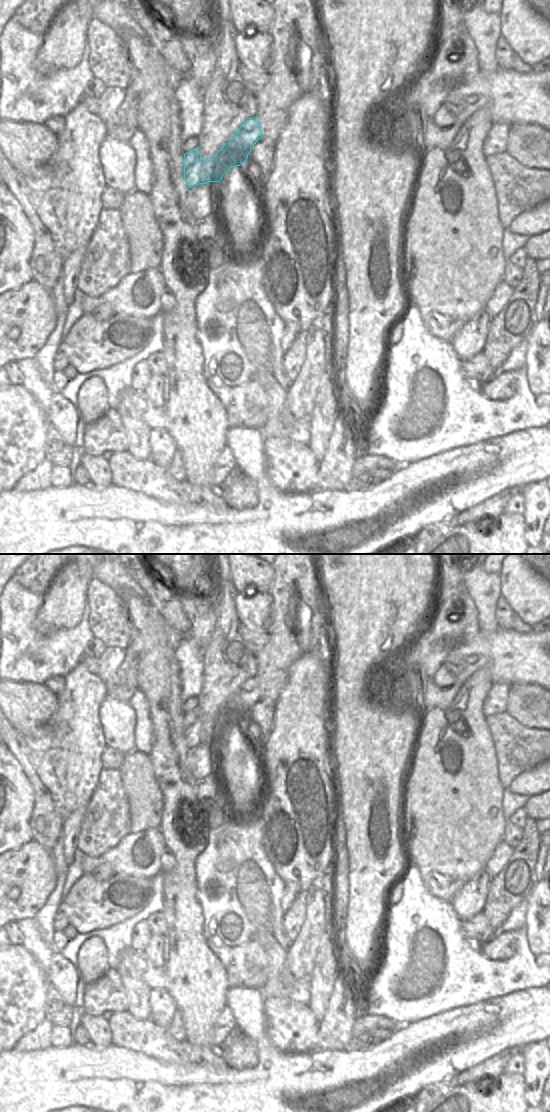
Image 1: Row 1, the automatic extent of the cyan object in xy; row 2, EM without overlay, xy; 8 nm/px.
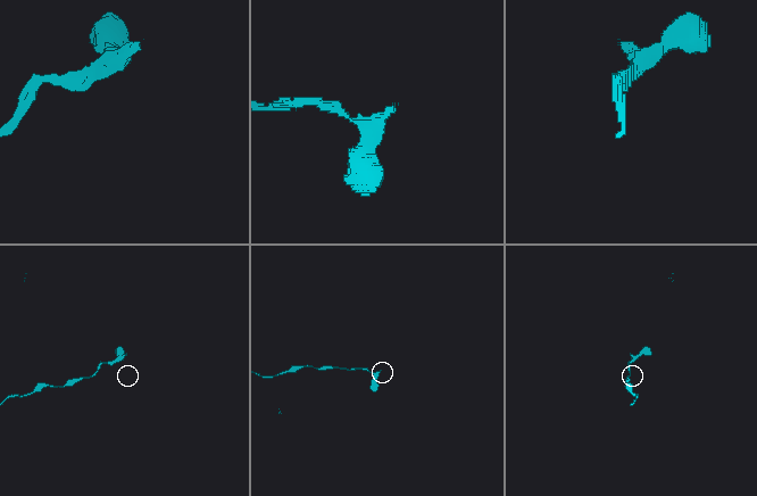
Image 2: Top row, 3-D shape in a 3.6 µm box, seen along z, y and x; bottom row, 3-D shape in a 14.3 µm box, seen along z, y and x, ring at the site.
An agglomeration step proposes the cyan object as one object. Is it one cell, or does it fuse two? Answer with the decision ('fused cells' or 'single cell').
single cell

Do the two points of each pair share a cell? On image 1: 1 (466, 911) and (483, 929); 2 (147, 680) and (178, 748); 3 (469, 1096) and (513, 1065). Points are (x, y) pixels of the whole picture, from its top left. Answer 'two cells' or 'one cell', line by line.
1: two cells
2: one cell
3: two cells

